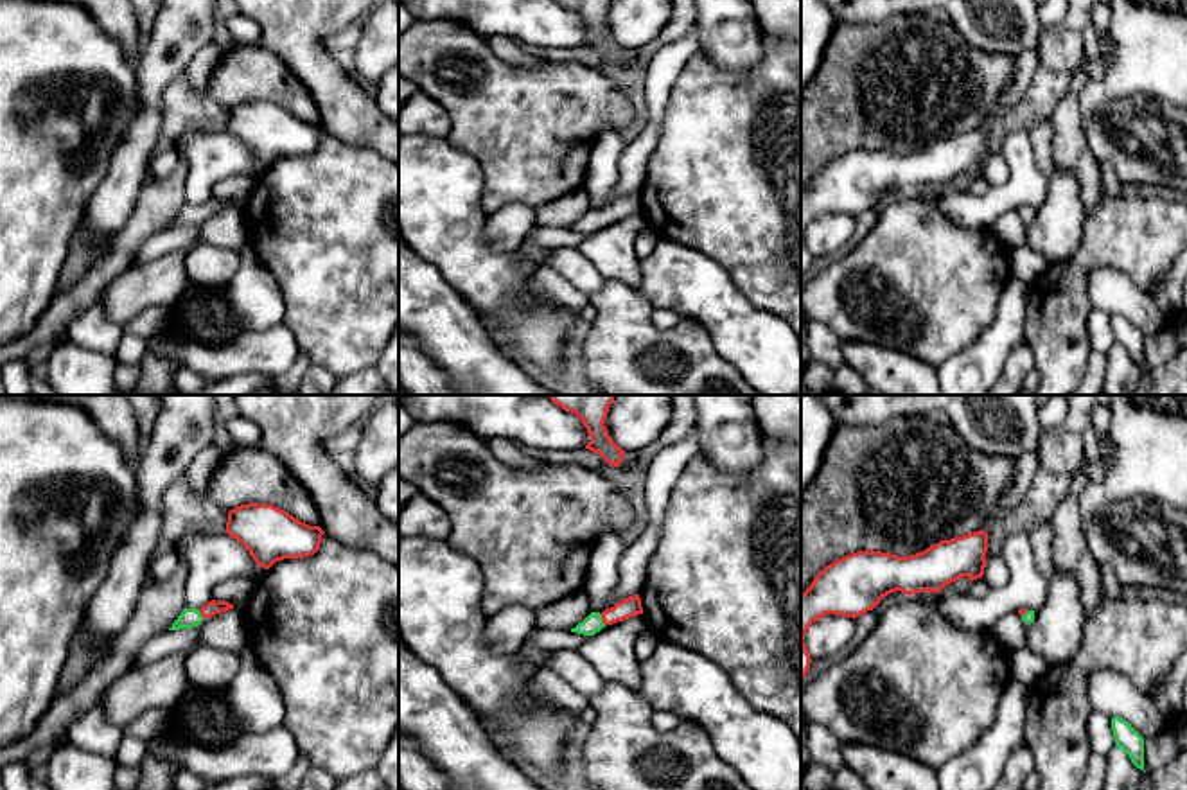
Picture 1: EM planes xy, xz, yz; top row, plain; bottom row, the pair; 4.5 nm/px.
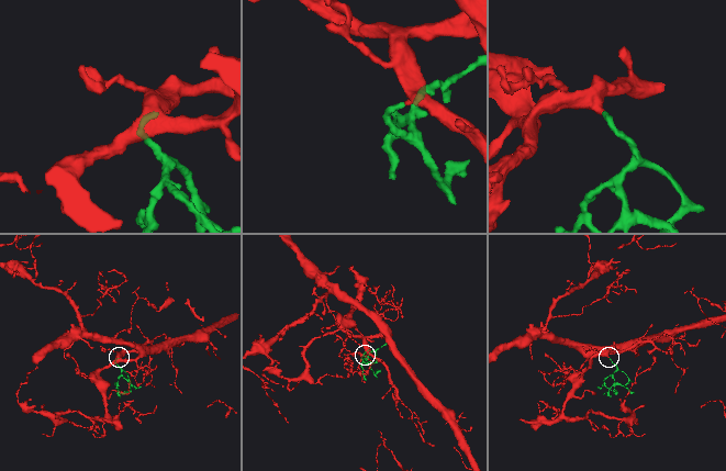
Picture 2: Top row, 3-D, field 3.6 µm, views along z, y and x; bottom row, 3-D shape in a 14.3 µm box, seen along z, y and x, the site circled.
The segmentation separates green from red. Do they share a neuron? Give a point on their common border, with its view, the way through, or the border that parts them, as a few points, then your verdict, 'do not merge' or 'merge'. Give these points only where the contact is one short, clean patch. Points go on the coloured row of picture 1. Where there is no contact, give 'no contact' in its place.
contact xz (602, 620); way xz (593, 623), (602, 620), (631, 605); merge

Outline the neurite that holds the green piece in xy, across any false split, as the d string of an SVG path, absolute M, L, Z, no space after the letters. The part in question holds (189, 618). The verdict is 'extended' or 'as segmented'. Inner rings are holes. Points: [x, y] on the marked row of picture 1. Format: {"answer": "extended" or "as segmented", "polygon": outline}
{"answer": "extended", "polygon": "M208 601L201 610L198 609L185 609L178 619L172 623L169 630L180 630L180 628L192 628L198 627L205 618L212 618L215 614L226 612L233 609L228 601Z"}

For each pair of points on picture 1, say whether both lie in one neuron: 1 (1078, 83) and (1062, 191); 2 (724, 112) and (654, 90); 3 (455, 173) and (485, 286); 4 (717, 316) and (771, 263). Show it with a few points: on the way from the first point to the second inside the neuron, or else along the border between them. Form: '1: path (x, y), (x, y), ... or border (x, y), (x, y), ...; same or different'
1: border (1055, 167), (1060, 167), (1076, 180), (1085, 210); different
2: border (690, 58), (672, 87), (659, 137); different
3: path (455, 201), (455, 246), (462, 257); same
4: border (713, 259), (755, 306), (776, 315); different

